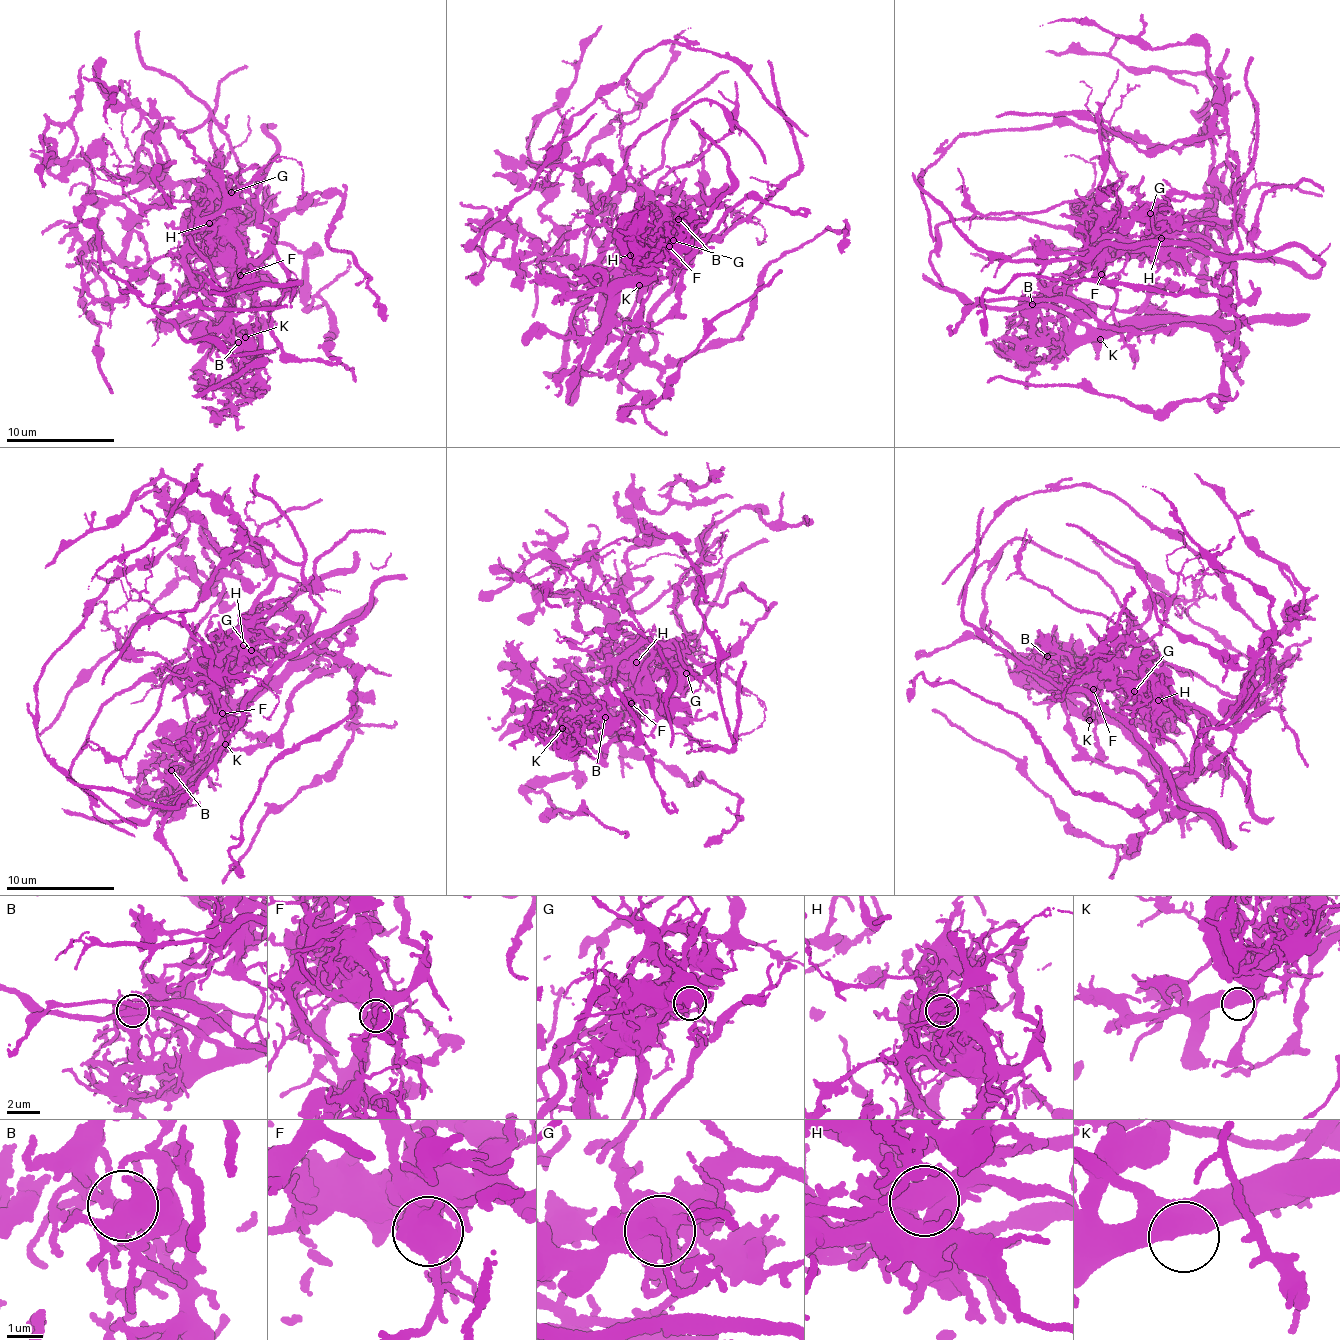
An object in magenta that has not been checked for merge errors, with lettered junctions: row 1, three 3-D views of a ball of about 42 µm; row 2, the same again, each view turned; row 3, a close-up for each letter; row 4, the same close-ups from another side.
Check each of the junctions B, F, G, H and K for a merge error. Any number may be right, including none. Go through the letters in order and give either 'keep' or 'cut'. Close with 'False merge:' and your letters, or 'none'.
B: cut
F: cut
G: keep
H: cut
K: keep
False merge: B, F, H

